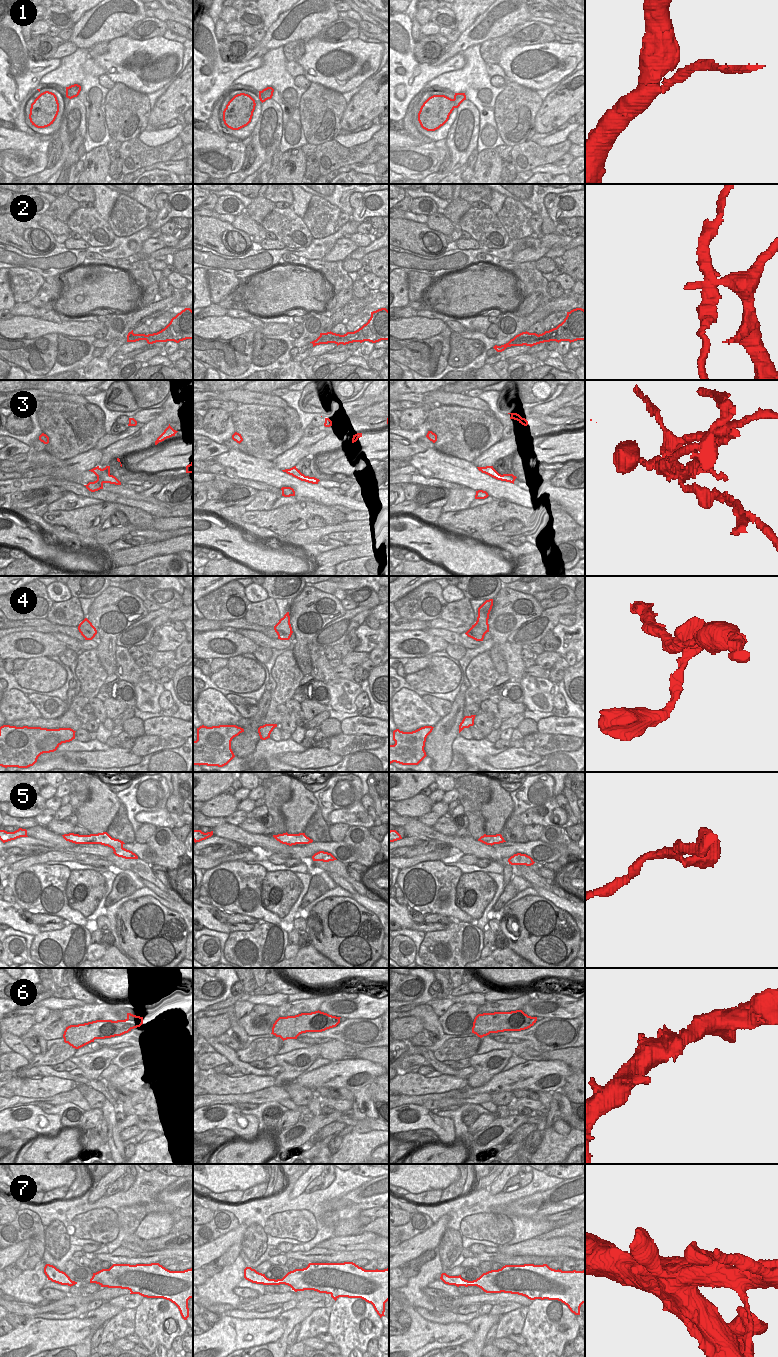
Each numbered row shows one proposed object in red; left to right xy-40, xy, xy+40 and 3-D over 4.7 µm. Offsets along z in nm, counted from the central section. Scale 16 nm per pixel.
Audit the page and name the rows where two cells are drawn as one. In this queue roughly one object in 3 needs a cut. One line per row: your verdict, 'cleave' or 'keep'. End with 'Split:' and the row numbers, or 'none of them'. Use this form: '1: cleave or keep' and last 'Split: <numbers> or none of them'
1: keep
2: cleave
3: cleave
4: cleave
5: keep
6: keep
7: keep
Split: 2, 3, 4

